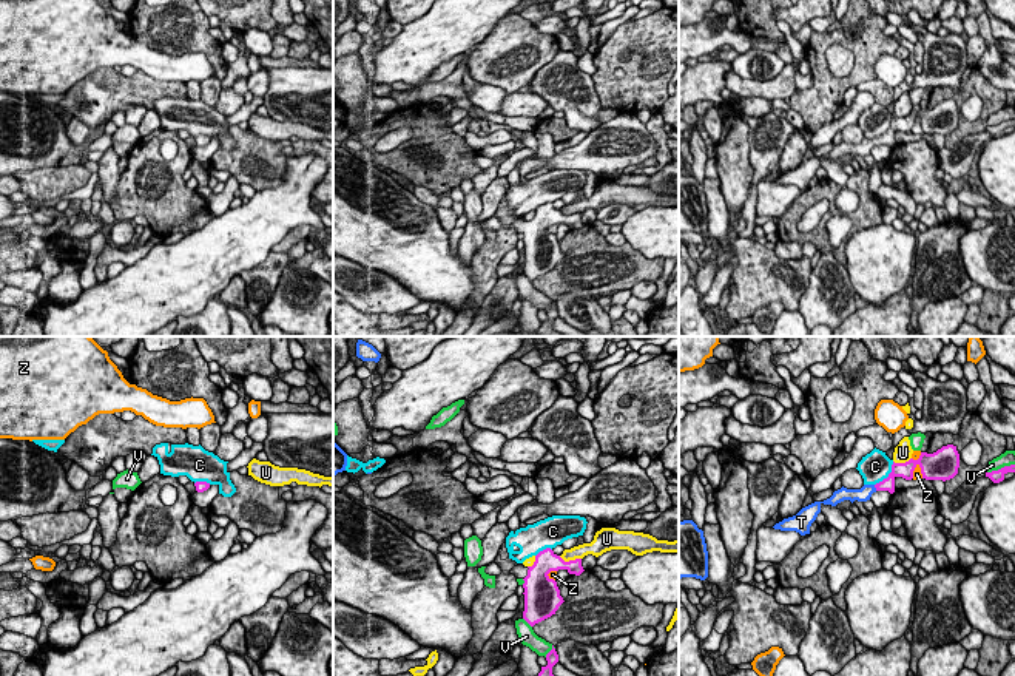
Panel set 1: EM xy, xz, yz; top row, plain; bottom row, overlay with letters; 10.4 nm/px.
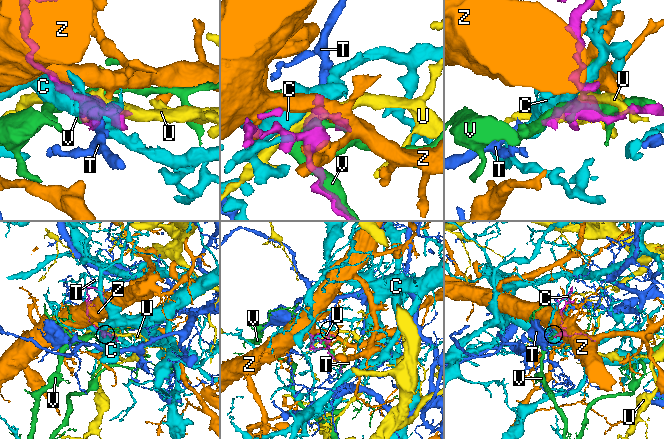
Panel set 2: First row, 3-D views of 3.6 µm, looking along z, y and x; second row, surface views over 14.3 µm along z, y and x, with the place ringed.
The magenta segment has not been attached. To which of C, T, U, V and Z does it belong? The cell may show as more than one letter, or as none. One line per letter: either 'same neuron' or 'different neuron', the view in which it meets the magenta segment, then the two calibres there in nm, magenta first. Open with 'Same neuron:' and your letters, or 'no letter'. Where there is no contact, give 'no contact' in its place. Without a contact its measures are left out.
Same neuron: T
C: different neuron; meets magenta in yz; 160 nm thick on the magenta side, 320 nm on the other
T: same neuron; meets magenta in yz; 130 nm thick on the magenta side, 140 nm on the other
U: different neuron; meets magenta in xz; 220 nm thick on the magenta side, 140 nm on the other
V: different neuron; meets magenta in yz; 130 nm thick on the magenta side, 140 nm on the other
Z: different neuron; meets magenta in yz; 320 nm thick on the magenta side, 100 nm on the other

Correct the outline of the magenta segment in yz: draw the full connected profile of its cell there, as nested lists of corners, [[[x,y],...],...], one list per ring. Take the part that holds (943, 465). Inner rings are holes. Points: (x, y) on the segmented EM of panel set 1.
[[[947,444],[938,449],[933,454],[921,452],[918,460],[910,458],[905,463],[895,463],[892,465],[892,472],[887,478],[876,485],[864,485],[861,489],[847,489],[841,488],[833,492],[833,495],[824,502],[814,502],[805,508],[802,508],[796,515],[784,519],[782,522],[776,523],[773,528],[781,531],[796,531],[801,536],[810,534],[810,526],[816,520],[818,514],[821,512],[821,505],[831,505],[836,506],[844,500],[855,500],[867,502],[870,500],[872,494],[876,491],[889,491],[890,494],[895,492],[895,478],[902,477],[905,480],[913,478],[915,468],[921,468],[922,478],[926,480],[950,480],[958,474],[959,468],[959,454],[956,446]]]

